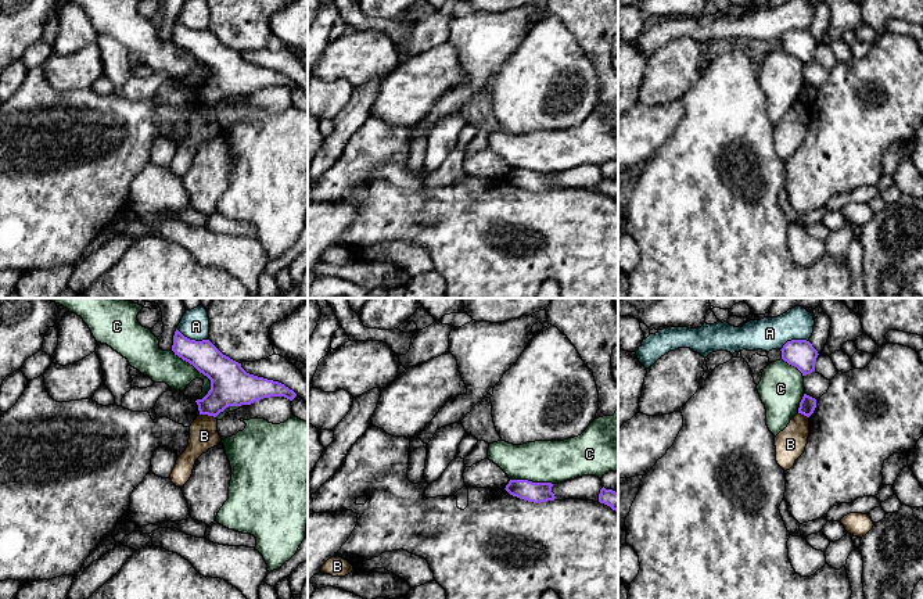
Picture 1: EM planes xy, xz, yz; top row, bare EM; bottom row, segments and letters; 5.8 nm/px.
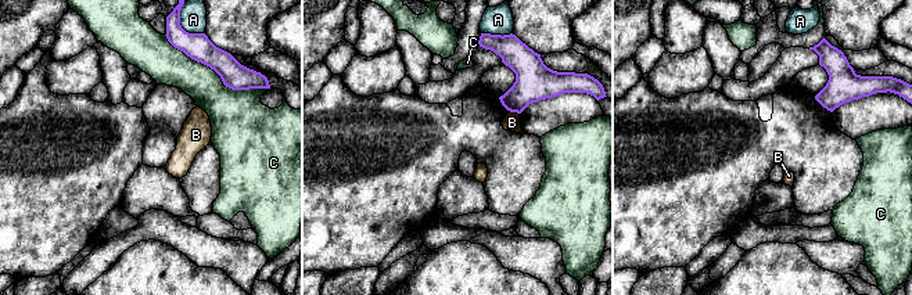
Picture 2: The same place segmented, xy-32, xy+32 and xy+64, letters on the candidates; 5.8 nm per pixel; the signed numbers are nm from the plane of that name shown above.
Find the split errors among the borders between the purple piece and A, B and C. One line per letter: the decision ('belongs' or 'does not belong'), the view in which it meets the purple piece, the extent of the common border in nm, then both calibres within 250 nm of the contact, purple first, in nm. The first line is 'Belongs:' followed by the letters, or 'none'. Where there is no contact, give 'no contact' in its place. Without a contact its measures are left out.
Belongs: none
A: does not belong | xy | 200 nm | 170/170 nm
B: does not belong | xy | 100 nm | 240/160 nm
C: does not belong | xy | 340 nm | 240/190 nm

